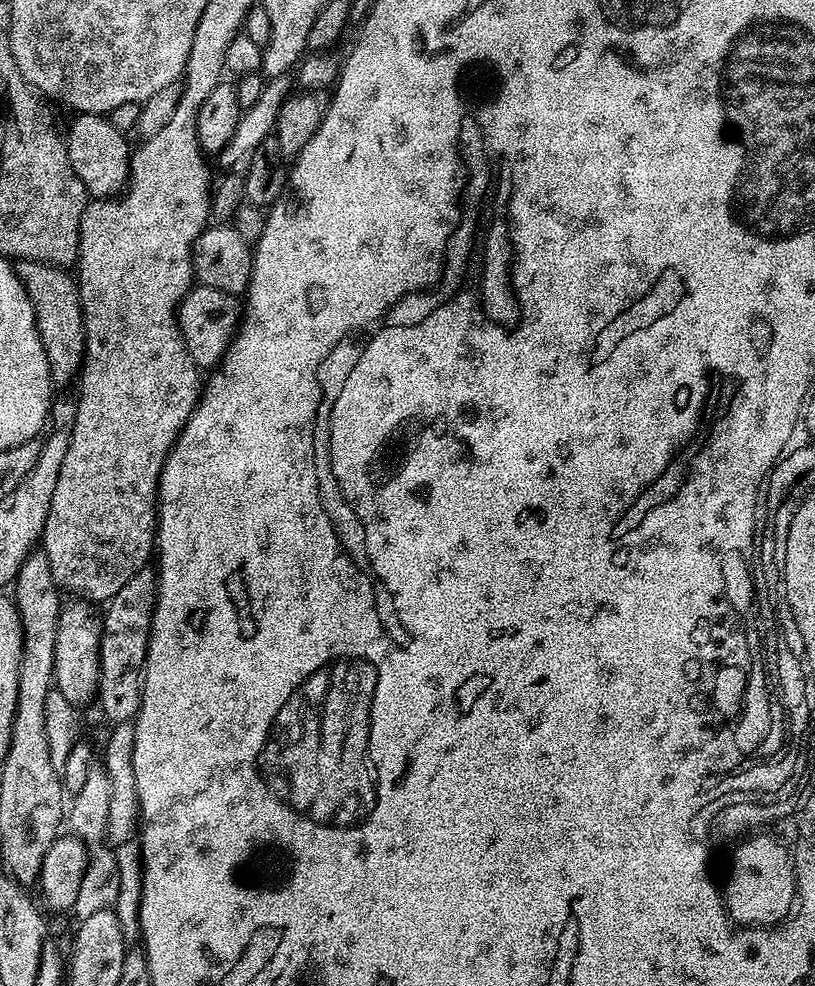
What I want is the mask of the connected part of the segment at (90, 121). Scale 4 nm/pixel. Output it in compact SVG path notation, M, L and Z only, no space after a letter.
M81 112L71 117L72 125L66 132L68 157L74 174L92 198L115 198L124 191L128 183L130 144L128 136L111 124L109 117L95 112Z

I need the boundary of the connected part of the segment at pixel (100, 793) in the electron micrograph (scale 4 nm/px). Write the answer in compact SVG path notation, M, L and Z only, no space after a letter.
M94 764L91 766L80 792L73 795L66 816L73 835L88 845L89 850L86 874L82 876L81 889L78 890L75 906L72 909L73 915L77 915L76 918L79 921L90 918L91 915L98 914L101 910L112 908L117 900L119 882L114 851L103 841L108 825L109 802L110 788L107 772L103 765Z

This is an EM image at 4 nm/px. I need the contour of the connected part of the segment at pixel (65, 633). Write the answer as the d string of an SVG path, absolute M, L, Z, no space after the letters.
M68 603L61 609L59 624L55 634L55 674L53 683L55 689L62 694L75 708L95 699L100 677L100 638L101 617L91 614L87 603Z

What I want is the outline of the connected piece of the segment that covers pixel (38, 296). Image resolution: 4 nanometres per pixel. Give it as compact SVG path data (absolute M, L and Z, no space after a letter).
M17 260L14 267L30 302L34 306L34 318L42 346L46 350L46 362L50 366L53 385L68 384L80 375L84 355L84 315L80 305L80 285L71 271L33 260Z

